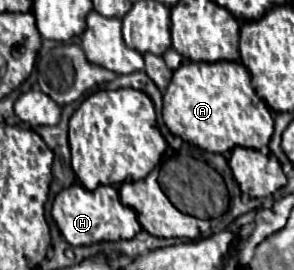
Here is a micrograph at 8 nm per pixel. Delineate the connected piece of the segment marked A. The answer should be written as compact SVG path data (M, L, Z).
M183 62L163 94L163 122L185 142L215 154L227 154L235 146L263 148L273 136L273 116L255 94L249 70L239 62Z

